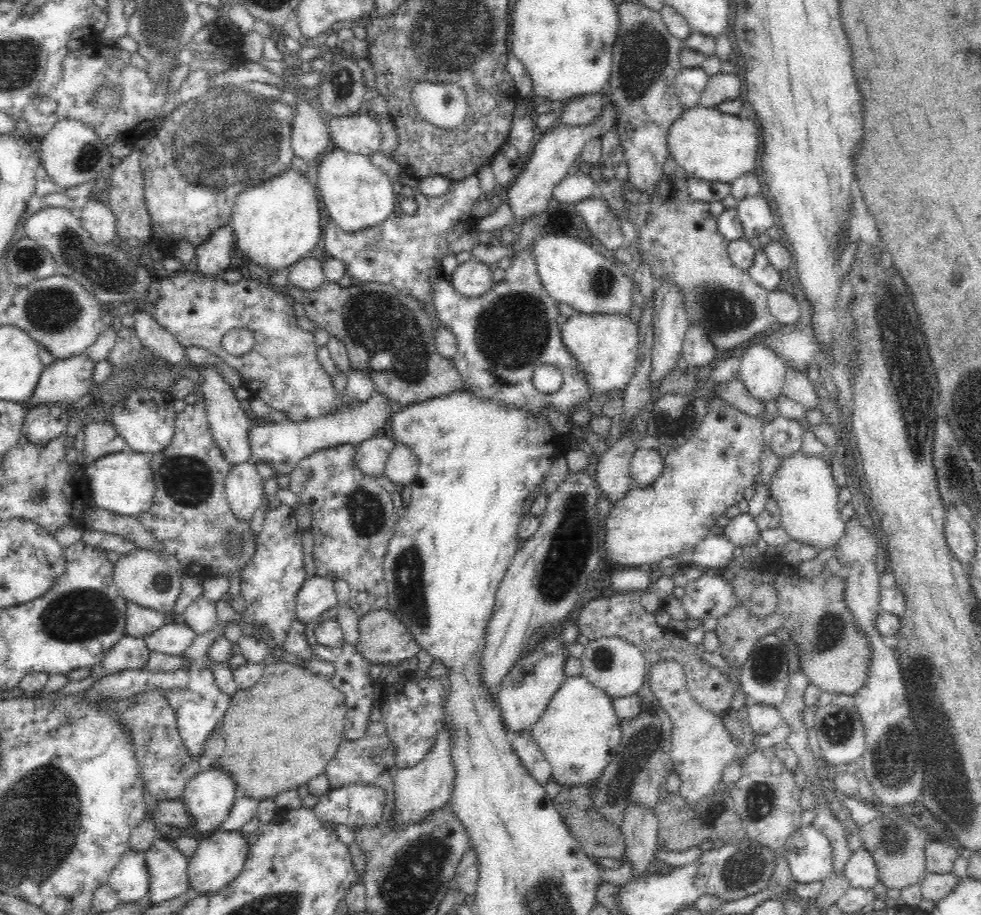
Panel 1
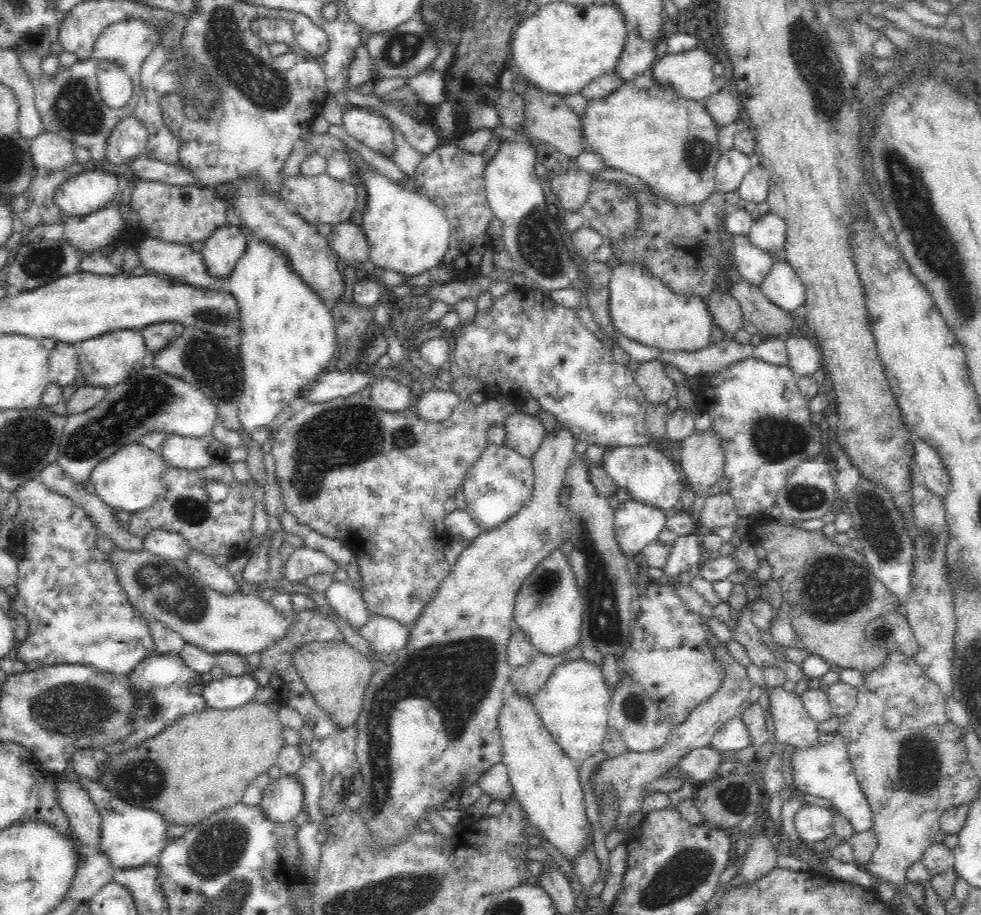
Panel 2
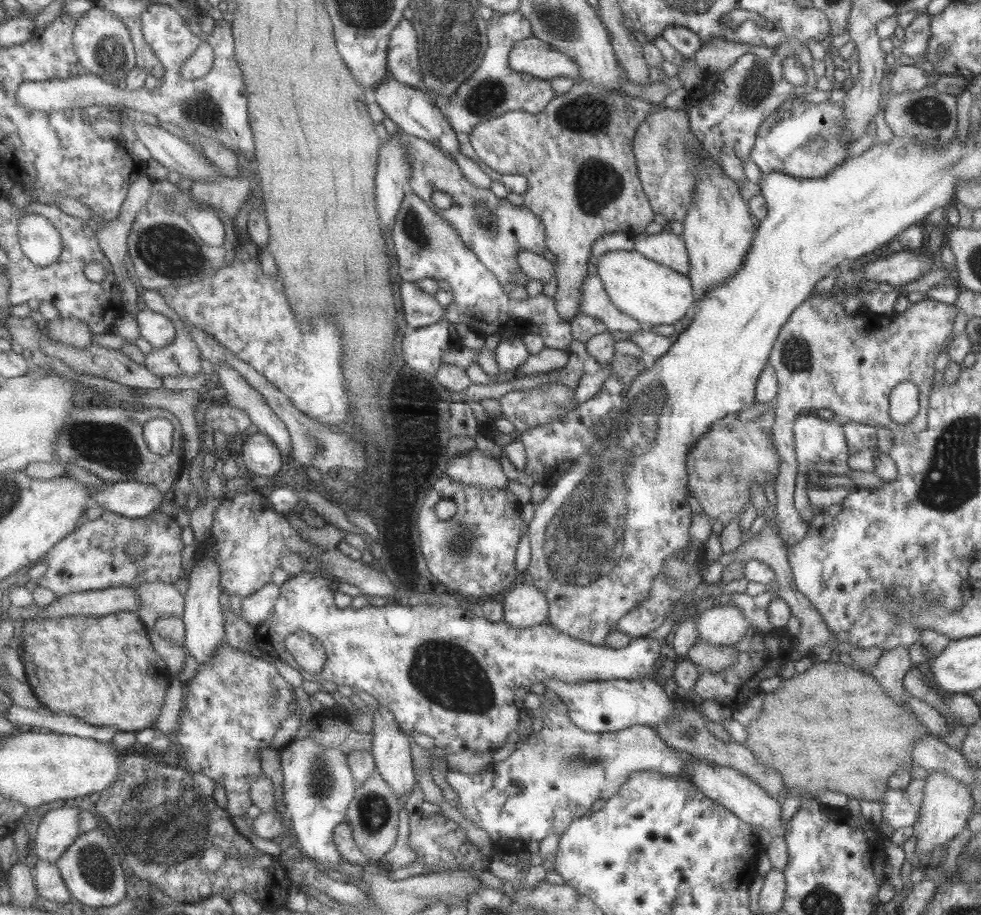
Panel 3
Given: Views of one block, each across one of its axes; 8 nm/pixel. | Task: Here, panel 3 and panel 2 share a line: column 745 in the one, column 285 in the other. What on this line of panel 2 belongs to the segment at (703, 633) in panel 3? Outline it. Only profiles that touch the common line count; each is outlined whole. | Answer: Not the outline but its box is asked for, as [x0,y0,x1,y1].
[108,548,290,657]

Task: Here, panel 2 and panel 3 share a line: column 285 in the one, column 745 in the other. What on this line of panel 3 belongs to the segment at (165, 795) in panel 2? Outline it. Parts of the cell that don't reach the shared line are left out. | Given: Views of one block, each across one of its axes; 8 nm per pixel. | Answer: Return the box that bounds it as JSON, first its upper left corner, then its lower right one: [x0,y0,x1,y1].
[744,662,927,803]

